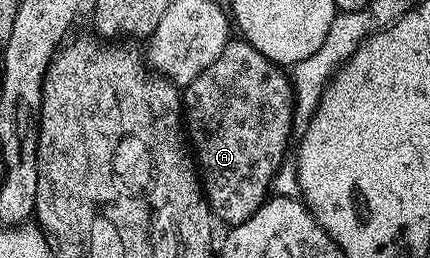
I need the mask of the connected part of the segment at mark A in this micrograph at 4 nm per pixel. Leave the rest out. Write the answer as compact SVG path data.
M235 38L227 43L222 54L205 71L182 89L183 116L186 117L185 132L189 137L189 144L193 149L194 159L197 161L197 171L201 177L203 195L207 198L207 204L211 208L212 217L216 221L224 220L227 226L234 226L245 222L258 210L264 200L268 199L269 193L272 191L275 183L275 176L285 163L283 155L287 152L287 143L291 140L291 124L293 125L293 121L295 120L295 89L292 77L288 73L286 76L283 72L286 71L280 65L274 64L269 58L265 58L265 54L261 54L251 44L247 43L246 40Z

